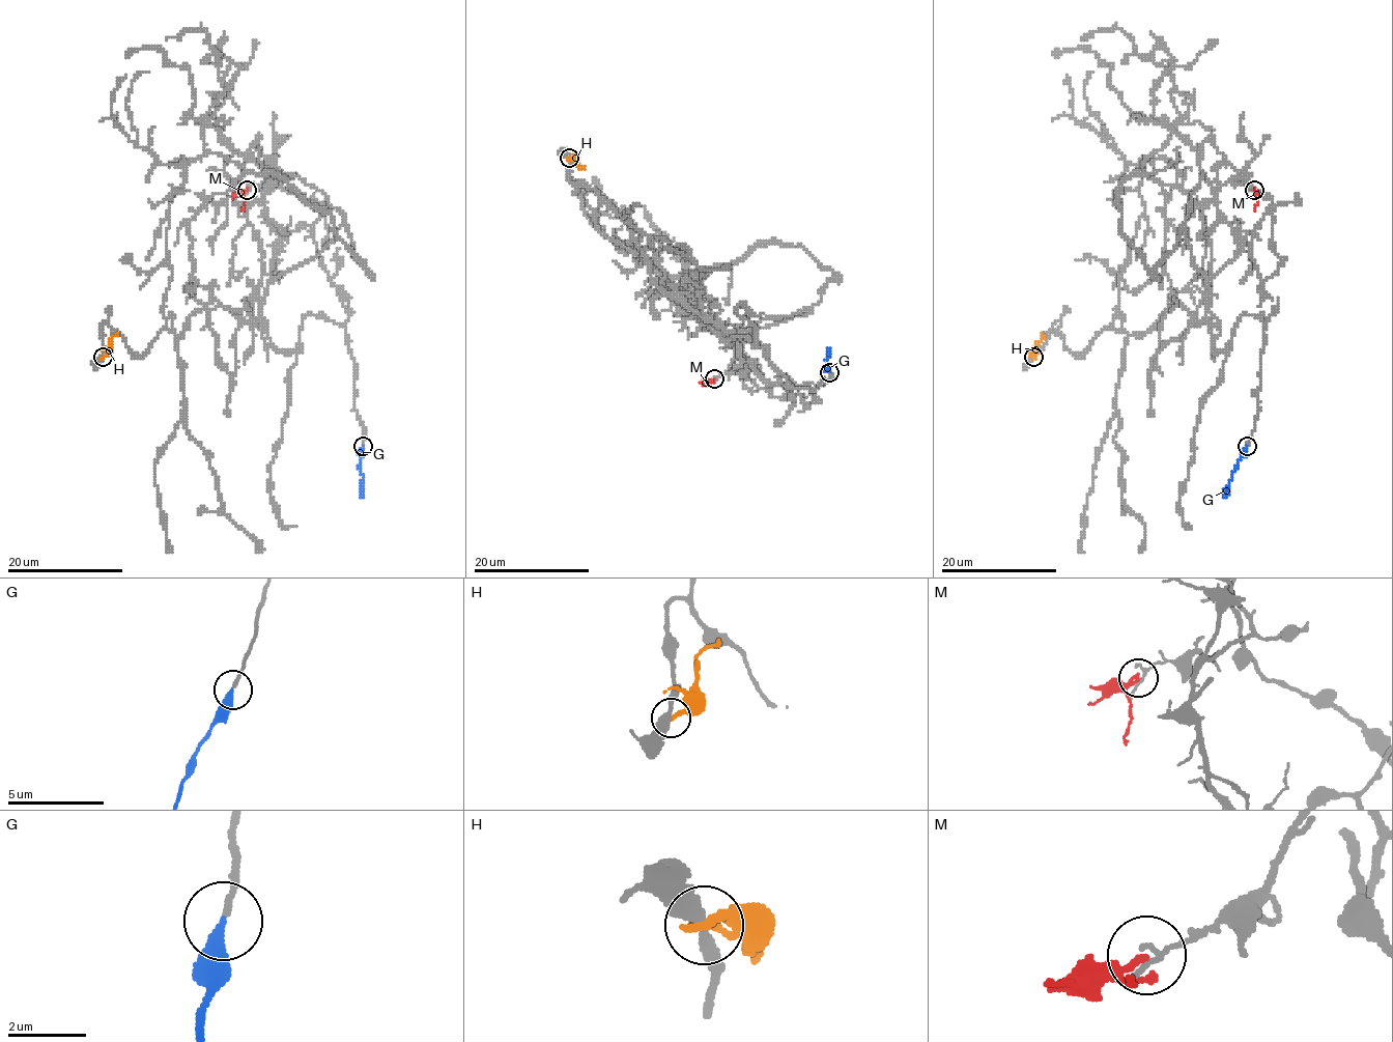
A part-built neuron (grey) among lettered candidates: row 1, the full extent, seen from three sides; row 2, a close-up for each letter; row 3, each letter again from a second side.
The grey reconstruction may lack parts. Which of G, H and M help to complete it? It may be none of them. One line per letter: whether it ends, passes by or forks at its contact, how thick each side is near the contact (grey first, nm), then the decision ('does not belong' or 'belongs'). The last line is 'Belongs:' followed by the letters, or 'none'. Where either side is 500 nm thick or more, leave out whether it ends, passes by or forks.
G: it ends | 150/360 nm | belongs
H: it ends | 360/280 nm | does not belong
M: it passes by | 140/110 nm | does not belong
Belongs: G

